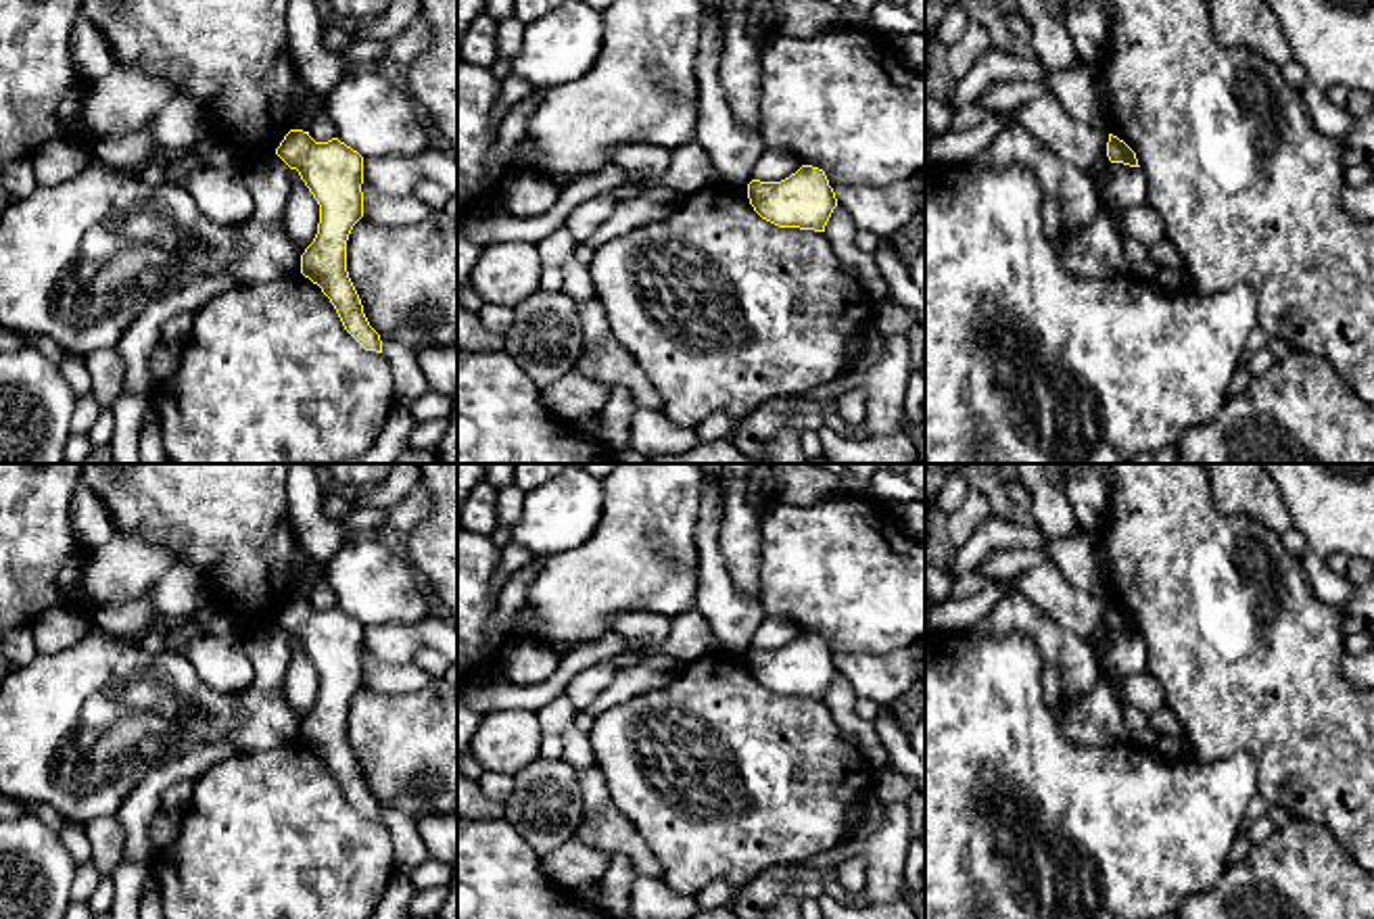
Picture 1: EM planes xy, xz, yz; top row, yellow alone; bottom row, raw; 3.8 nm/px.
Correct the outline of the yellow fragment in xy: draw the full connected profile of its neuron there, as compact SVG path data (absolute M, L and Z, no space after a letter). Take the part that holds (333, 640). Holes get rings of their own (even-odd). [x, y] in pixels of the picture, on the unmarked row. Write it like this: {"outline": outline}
{"outline": "M290 597L276 622L299 639L319 673L317 702L301 723L301 741L322 756L365 819L382 821L380 802L370 794L347 739L347 708L363 685L363 625L338 606L315 610L303 597Z"}

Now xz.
{"outline": "M802 633L781 650L752 647L748 666L754 679L779 693L825 700L837 666L823 637Z"}

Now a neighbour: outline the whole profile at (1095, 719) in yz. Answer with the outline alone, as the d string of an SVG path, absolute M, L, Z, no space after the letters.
M1111 631L1098 650L1098 679L1075 700L1059 698L1050 708L1061 737L1077 748L1109 748L1134 741L1115 683L1146 670L1146 645L1140 635Z

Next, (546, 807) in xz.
M537 758L514 777L503 817L539 856L574 840L585 817L578 773L564 758Z

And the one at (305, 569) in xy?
M303 547L297 549L292 566L290 597L307 599L324 568Z

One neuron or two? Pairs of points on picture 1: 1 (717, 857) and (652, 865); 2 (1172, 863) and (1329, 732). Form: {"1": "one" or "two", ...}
{"1": "two", "2": "two"}

